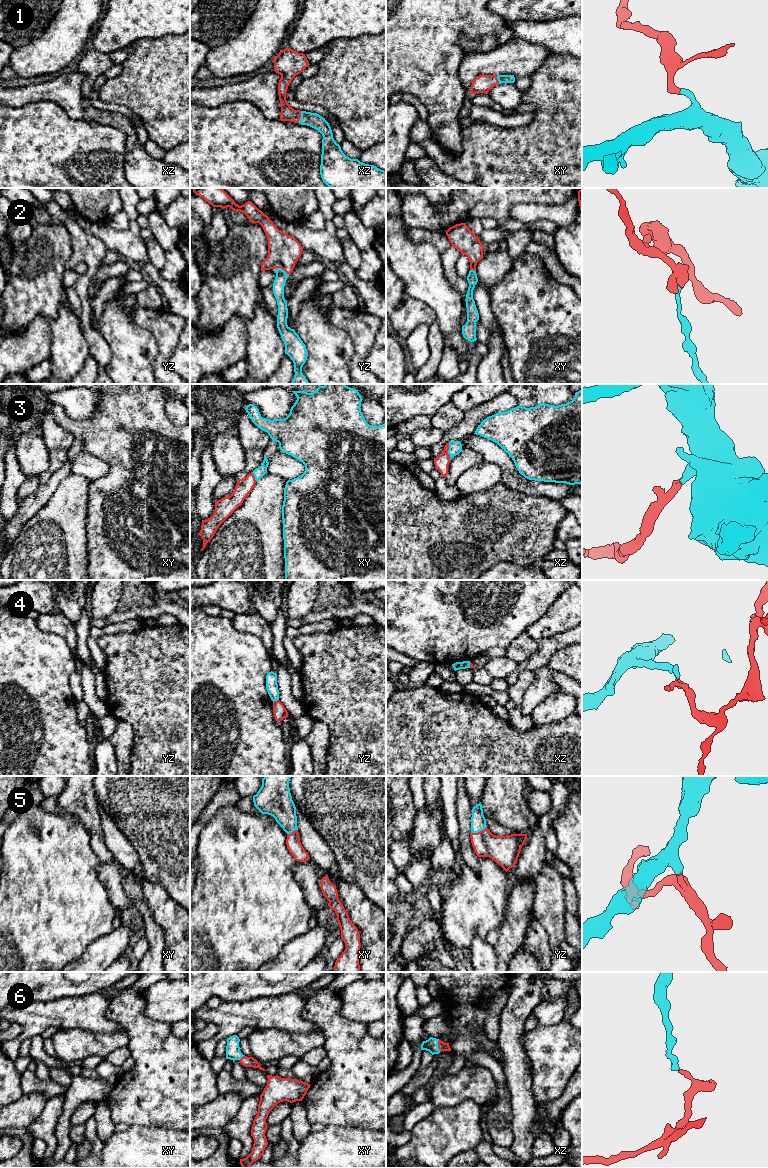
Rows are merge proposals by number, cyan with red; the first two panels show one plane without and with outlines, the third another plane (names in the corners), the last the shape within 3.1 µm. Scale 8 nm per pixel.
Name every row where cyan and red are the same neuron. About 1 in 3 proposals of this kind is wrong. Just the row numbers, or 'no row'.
1, 2, 3, 5, 6

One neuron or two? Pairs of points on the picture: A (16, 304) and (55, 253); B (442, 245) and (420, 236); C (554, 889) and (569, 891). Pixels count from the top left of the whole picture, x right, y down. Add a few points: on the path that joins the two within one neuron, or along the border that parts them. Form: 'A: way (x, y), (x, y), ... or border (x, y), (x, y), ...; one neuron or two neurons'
A: way (29, 291), (34, 286), (36, 272), (42, 266); one neuron
B: way (437, 240), (431, 236), (425, 236); one neuron
C: border (562, 877), (564, 906), (566, 910); two neurons

